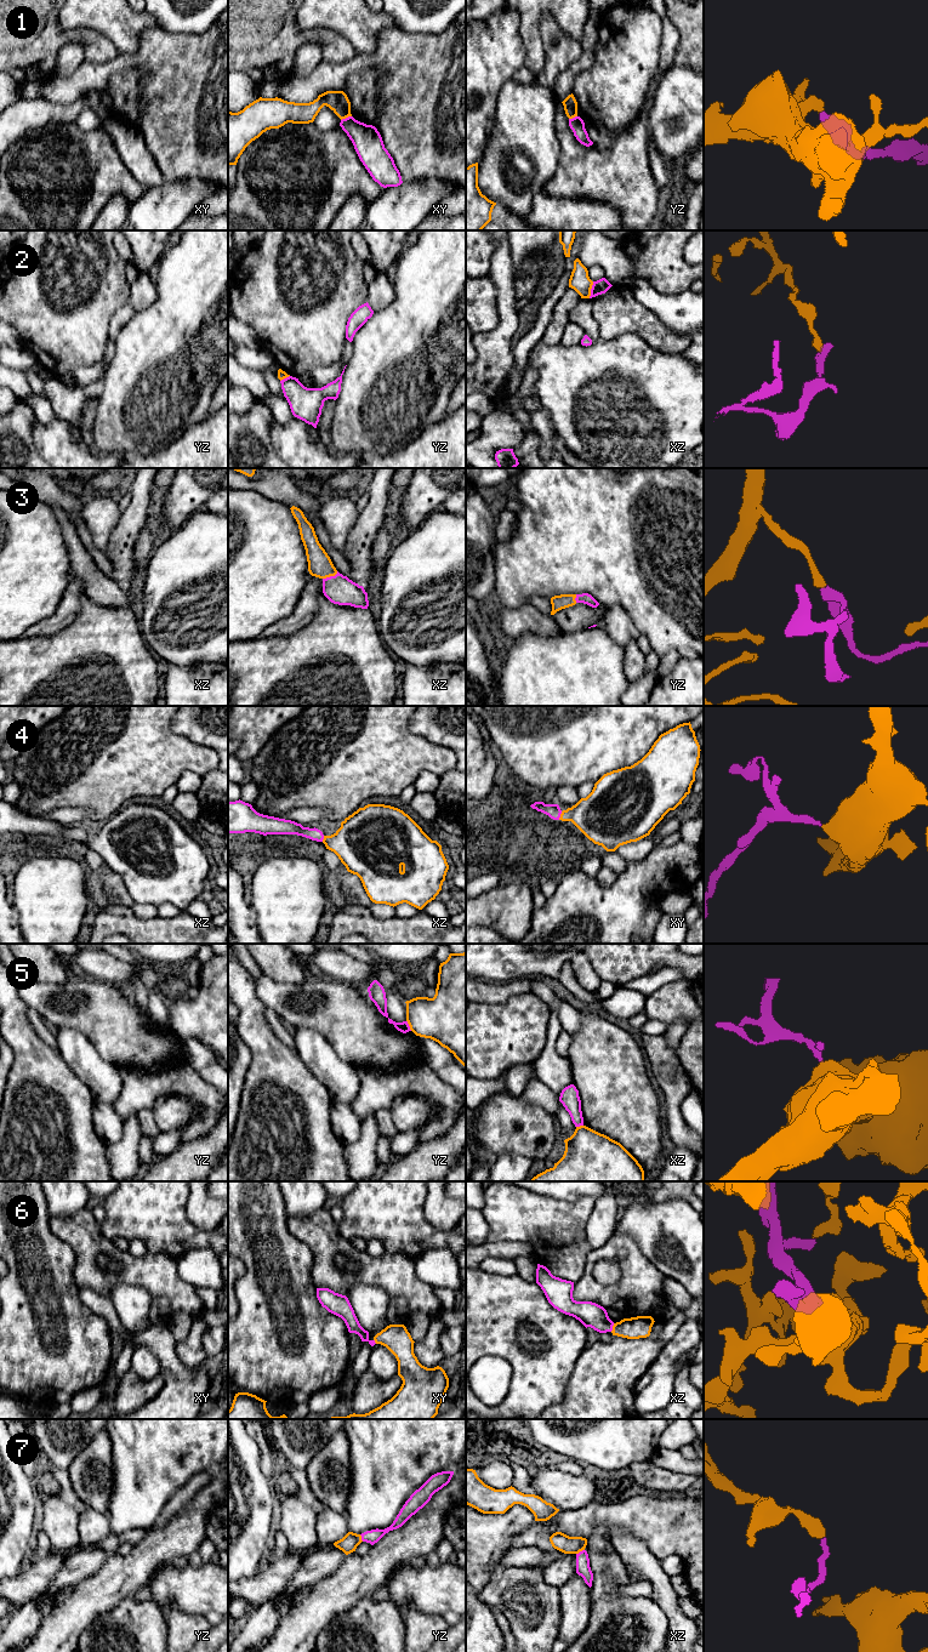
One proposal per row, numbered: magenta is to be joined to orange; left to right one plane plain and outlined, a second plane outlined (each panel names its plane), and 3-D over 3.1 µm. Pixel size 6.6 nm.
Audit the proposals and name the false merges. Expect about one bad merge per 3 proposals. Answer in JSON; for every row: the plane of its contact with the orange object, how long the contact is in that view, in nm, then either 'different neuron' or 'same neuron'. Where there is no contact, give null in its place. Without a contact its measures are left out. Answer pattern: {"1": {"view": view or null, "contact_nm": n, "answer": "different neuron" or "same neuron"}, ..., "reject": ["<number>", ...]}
{"1": {"view": "xy", "contact_nm": 80, "answer": "different neuron"}, "2": {"view": "xz", "contact_nm": 120, "answer": "different neuron"}, "3": {"view": "xz", "contact_nm": 120, "answer": "same neuron"}, "4": {"view": "xy", "contact_nm": 60, "answer": "same neuron"}, "5": {"view": "yz", "contact_nm": 80, "answer": "different neuron"}, "6": {"view": "xz", "contact_nm": 60, "answer": "same neuron"}, "7": {"view": "xz", "contact_nm": 70, "answer": "same neuron"}, "reject": ["1", "2", "5"]}

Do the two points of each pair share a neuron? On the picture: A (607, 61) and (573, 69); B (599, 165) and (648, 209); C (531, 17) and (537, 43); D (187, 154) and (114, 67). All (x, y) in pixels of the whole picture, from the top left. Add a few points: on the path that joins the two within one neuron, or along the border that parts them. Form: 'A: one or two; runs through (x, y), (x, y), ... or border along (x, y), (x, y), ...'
A: two; border along (598, 36), (593, 63), (576, 75), (573, 86)
B: one; runs through (611, 176), (615, 176), (636, 197)
C: one; runs through (531, 23), (531, 36)
D: one; runs through (187, 124), (187, 103), (144, 61)

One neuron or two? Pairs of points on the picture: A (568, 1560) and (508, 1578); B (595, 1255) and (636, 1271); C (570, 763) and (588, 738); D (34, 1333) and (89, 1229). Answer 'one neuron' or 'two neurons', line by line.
A: two neurons
B: one neuron
C: one neuron
D: two neurons

